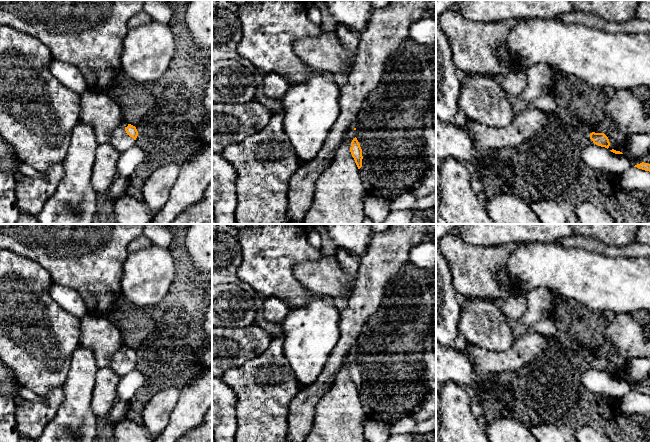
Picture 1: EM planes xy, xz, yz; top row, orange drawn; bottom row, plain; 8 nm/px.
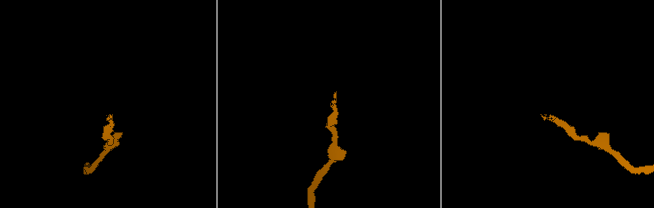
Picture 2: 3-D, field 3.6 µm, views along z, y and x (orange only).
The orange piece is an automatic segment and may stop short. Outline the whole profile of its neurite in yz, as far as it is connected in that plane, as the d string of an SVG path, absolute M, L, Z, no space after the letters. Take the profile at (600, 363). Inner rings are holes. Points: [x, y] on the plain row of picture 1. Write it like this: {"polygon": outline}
{"polygon": "M592 356L590 357L590 363L593 365L594 368L598 370L605 371L607 373L610 370L609 363L604 357Z"}

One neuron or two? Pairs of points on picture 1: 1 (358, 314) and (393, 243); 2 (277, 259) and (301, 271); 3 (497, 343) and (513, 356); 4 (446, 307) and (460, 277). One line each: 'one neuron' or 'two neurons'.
1: one neuron
2: two neurons
3: two neurons
4: two neurons

